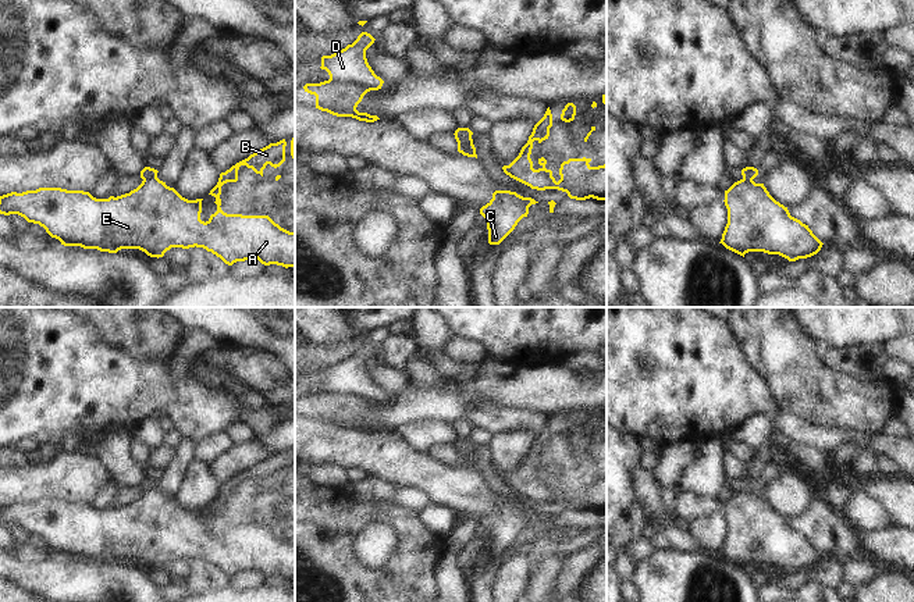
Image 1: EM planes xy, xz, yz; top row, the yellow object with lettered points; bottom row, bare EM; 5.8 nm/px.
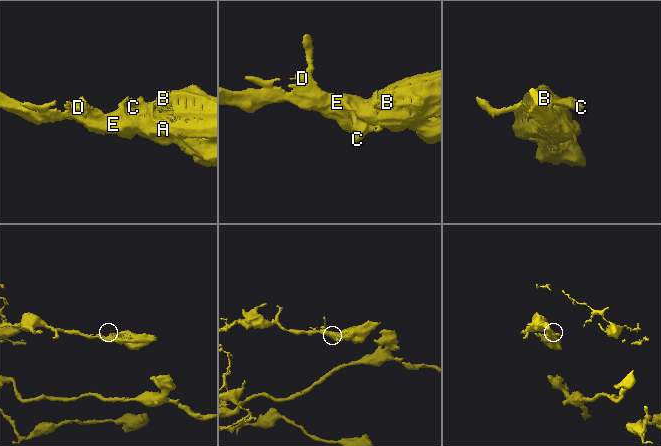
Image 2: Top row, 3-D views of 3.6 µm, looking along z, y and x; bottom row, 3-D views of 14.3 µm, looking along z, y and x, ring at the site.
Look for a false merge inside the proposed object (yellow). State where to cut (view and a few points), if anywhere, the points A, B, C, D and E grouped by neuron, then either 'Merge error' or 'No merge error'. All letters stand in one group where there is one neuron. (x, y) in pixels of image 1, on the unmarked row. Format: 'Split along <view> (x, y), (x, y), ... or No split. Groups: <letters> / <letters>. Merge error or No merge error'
Split along xz (458, 452), (463, 453), (475, 467). Groups: A B D E / C. Merge error.

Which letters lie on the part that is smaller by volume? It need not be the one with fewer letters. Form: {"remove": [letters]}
{"remove": ["C"]}

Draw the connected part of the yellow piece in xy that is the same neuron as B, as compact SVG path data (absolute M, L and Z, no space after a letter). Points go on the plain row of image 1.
M285 450L270 455L221 484L217 496L209 505L216 509L217 523L206 534L200 531L203 510L188 512L159 489L143 491L129 505L109 510L96 510L89 503L61 499L11 503L0 507L0 526L18 526L28 534L39 535L64 558L81 558L109 564L117 564L121 560L139 560L157 570L171 559L189 560L196 558L211 563L228 577L257 570L264 577L295 578L295 544L281 539L268 527L227 526L220 519L221 498L238 492L241 477L246 477L263 488L267 475L277 480L285 473L285 457Z

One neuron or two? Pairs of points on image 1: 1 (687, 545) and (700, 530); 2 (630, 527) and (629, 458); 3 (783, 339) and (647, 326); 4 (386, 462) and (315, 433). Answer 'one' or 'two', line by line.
1: two
2: one
3: two
4: one

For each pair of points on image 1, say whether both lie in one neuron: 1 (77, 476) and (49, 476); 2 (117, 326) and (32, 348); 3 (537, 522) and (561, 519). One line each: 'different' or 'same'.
1: same
2: different
3: different

